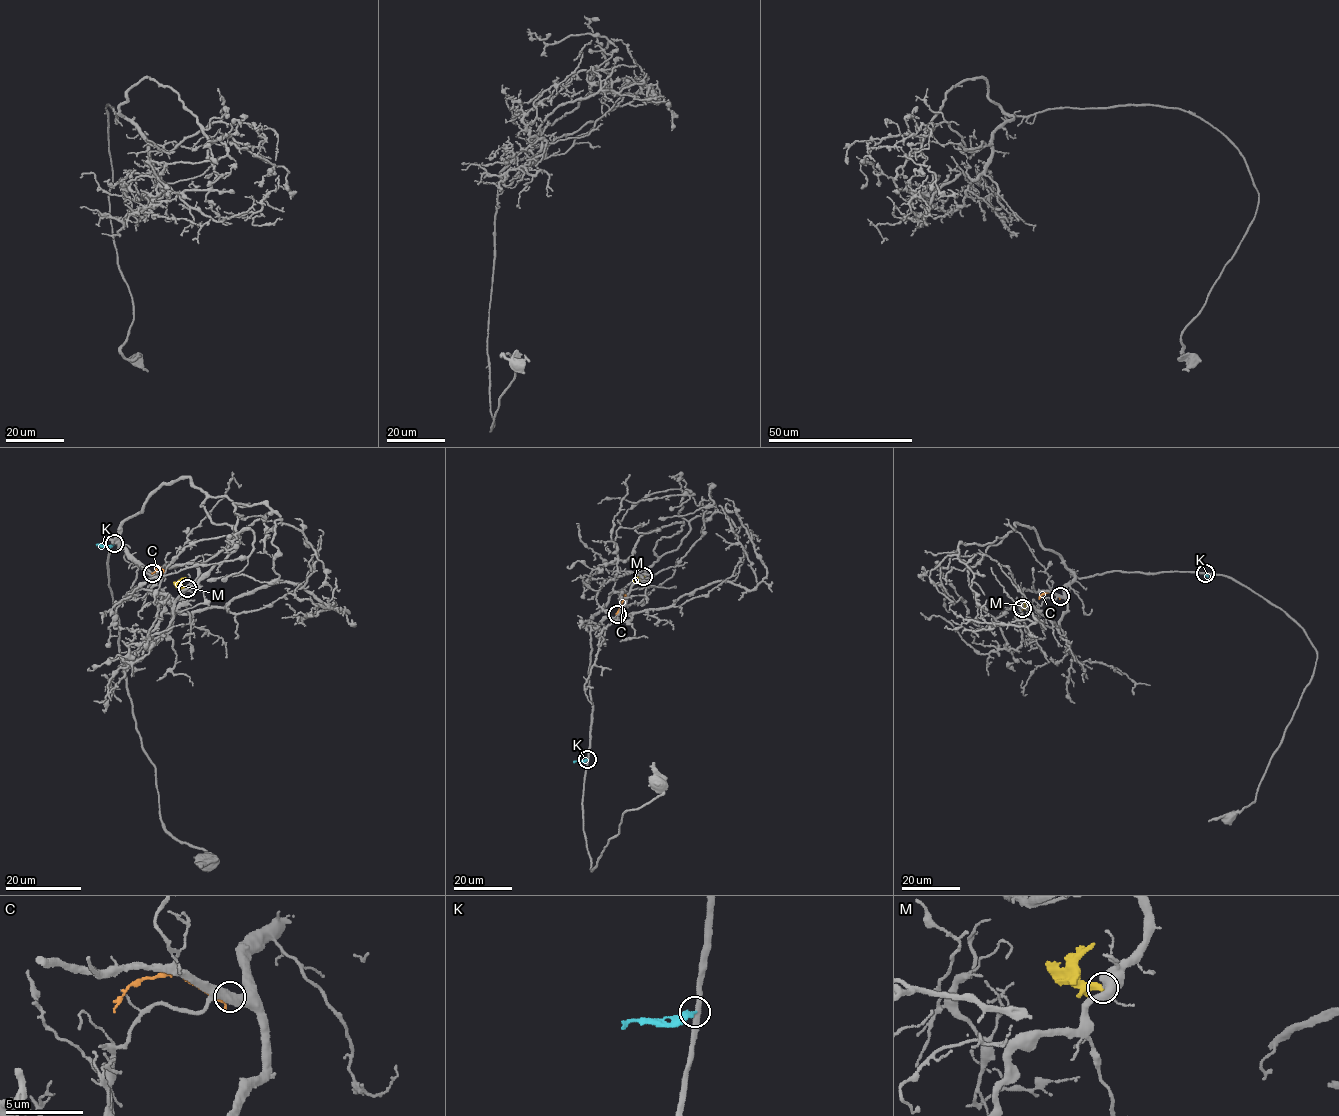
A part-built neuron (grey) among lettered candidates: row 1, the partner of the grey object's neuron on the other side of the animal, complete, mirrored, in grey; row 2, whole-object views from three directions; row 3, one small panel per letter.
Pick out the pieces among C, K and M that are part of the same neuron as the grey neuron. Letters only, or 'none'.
none

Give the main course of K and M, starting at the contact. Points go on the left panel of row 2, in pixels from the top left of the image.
K: (114, 543), (96, 545)
M: (187, 588), (173, 582)

